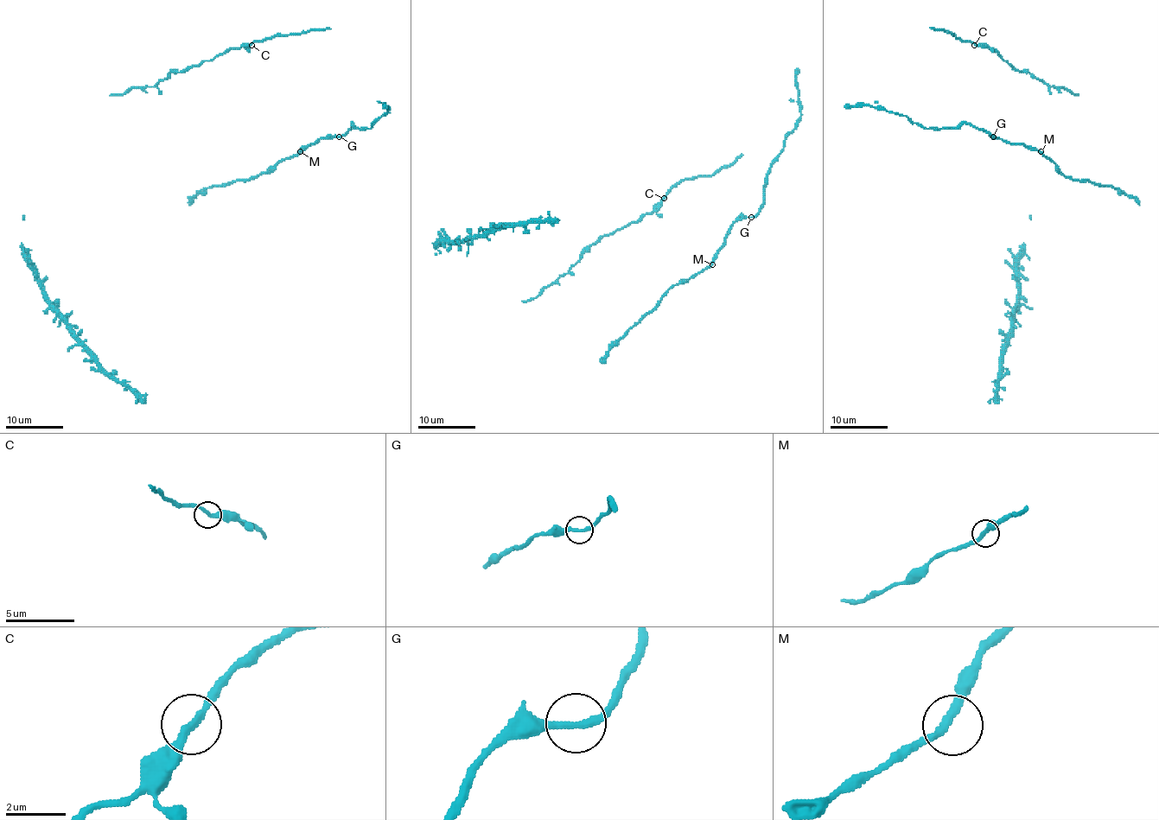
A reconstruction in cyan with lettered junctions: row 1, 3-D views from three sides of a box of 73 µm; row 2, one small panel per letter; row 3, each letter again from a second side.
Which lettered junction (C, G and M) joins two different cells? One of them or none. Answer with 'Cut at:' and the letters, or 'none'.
Cut at: none

